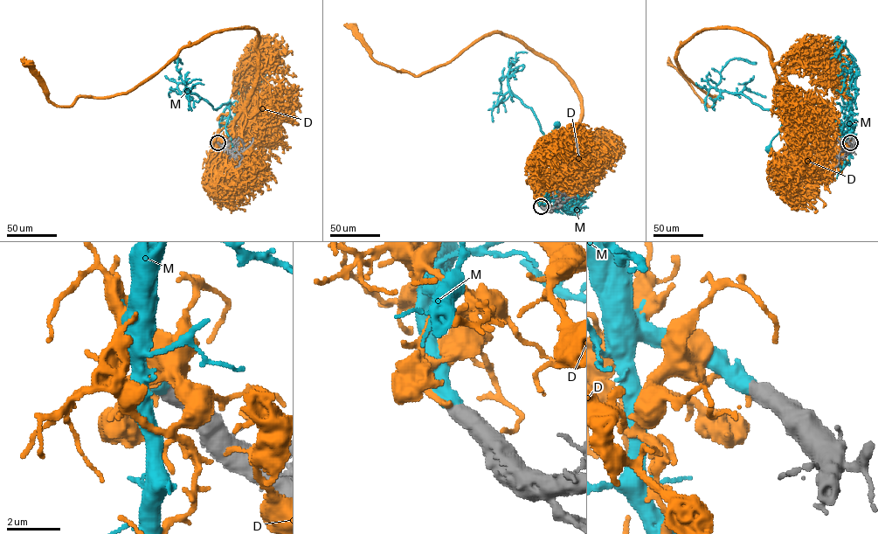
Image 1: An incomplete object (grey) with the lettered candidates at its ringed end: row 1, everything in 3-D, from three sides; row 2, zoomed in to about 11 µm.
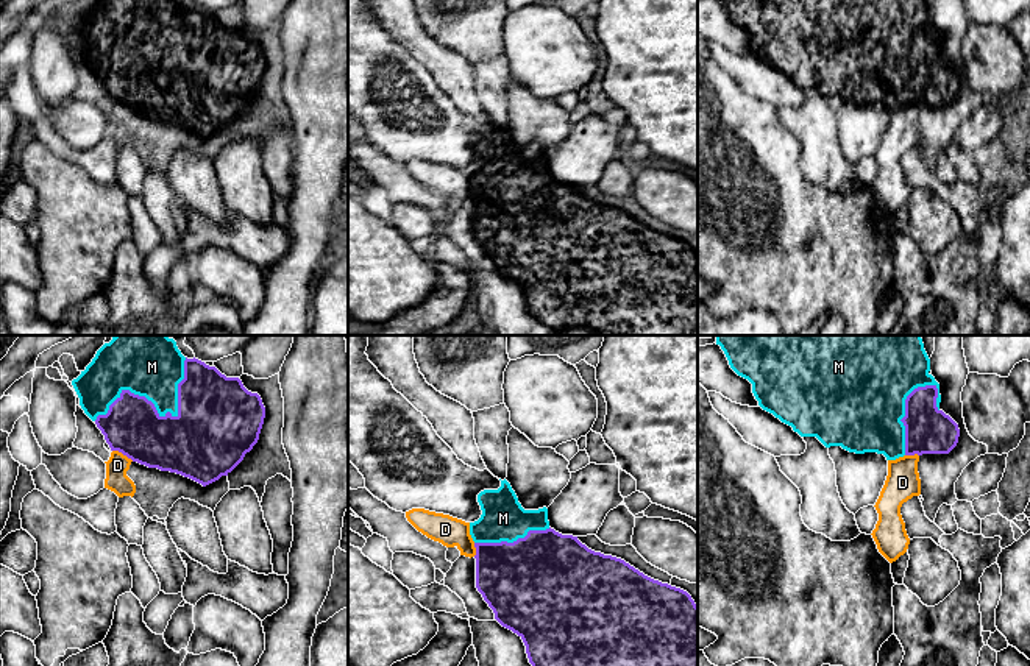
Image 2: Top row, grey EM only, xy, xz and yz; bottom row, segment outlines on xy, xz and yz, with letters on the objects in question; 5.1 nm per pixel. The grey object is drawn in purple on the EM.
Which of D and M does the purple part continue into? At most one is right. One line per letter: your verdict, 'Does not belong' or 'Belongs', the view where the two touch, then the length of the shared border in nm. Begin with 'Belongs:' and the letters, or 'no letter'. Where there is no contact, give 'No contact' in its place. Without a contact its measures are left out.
Belongs: M
D: Does not belong. Touches purple in xy. Shared border 130 nm
M: Belongs. Touches purple in xy. Shared border 550 nm

